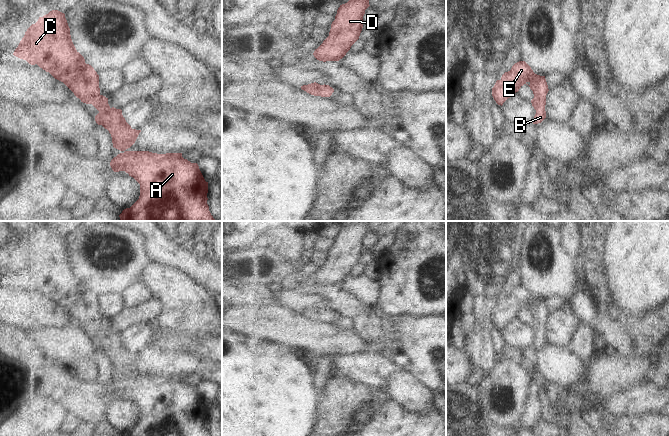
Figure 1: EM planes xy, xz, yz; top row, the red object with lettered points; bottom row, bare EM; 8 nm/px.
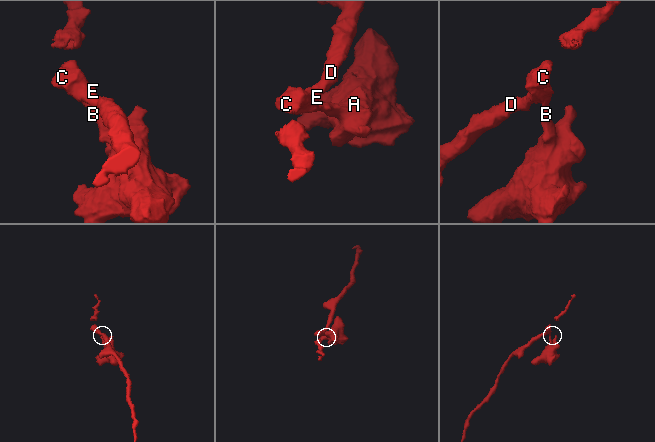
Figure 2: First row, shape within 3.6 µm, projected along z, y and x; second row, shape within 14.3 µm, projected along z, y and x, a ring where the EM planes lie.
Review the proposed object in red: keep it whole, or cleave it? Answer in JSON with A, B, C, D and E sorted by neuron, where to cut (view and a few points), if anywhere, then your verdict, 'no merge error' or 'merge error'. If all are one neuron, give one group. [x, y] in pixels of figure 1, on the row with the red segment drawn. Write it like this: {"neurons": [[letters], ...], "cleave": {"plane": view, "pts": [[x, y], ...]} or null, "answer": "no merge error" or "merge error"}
{"neurons": [["A", "B", "C", "D", "E"]], "cleave": null, "answer": "no merge error"}

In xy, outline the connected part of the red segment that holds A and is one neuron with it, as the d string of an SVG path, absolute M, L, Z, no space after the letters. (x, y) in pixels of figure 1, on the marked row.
M52 10L43 17L39 17L38 21L27 29L13 55L26 60L31 65L37 64L55 79L63 82L81 102L92 104L99 111L95 116L96 123L109 131L113 147L121 151L110 162L112 170L125 171L140 184L139 199L130 208L122 211L119 215L121 221L216 221L207 204L208 182L205 181L197 163L184 159L182 153L157 154L149 151L127 150L135 143L141 130L132 129L123 117L122 110L111 108L108 98L100 94L99 75L91 65L85 63L84 57L76 50L64 13Z

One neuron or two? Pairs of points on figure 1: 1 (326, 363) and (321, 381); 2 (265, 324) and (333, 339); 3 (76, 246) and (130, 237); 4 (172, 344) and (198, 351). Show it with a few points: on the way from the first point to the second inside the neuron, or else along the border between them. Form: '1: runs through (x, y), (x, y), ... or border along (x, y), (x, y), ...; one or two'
1: runs through (323, 367), (321, 377); one
2: runs through (282, 325), (316, 337); one
3: runs through (87, 233), (90, 231), (110, 231), (116, 234); one
4: runs through (178, 344), (184, 350), (192, 351); one

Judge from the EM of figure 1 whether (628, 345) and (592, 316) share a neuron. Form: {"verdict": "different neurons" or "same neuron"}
{"verdict": "same neuron"}

